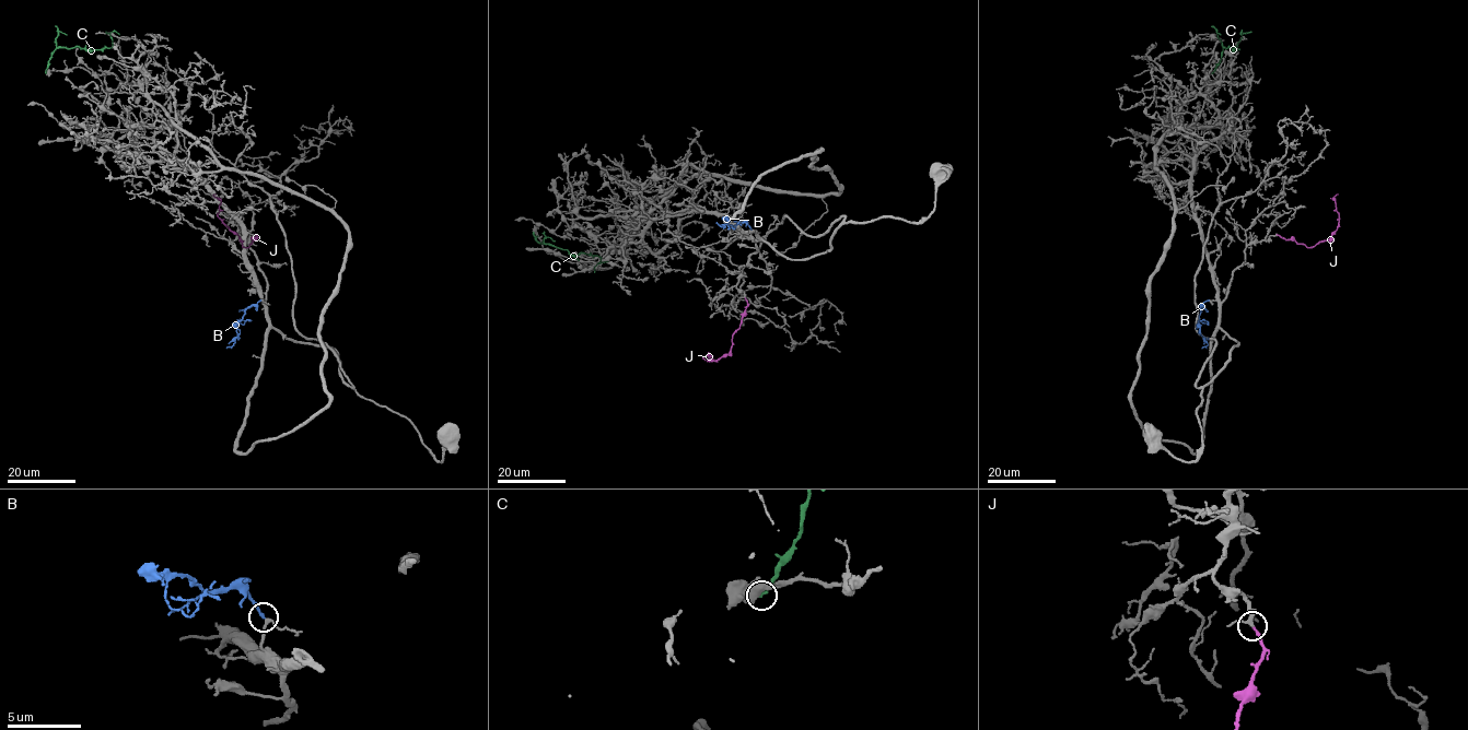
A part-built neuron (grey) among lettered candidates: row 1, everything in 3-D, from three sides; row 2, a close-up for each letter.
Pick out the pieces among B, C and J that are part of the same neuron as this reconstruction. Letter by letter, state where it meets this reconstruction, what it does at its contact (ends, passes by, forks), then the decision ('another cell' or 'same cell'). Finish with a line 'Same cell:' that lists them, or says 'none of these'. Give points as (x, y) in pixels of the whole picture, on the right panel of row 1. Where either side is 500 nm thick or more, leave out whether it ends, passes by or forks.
B: contact (1209, 299); it ends; same cell
C: contact (1212, 73); it ends; another cell
J: contact (1277, 235); it ends; another cell
Same cell: B

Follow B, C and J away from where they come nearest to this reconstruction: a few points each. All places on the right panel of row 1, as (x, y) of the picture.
B: (1209, 301), (1202, 304), (1199, 318), (1198, 332), (1208, 344), (1202, 348)
C: (1212, 72), (1223, 48), (1228, 46), (1233, 50), (1239, 34)
J: (1277, 235), (1308, 247), (1327, 240), (1338, 226), (1333, 198), (1338, 193)

